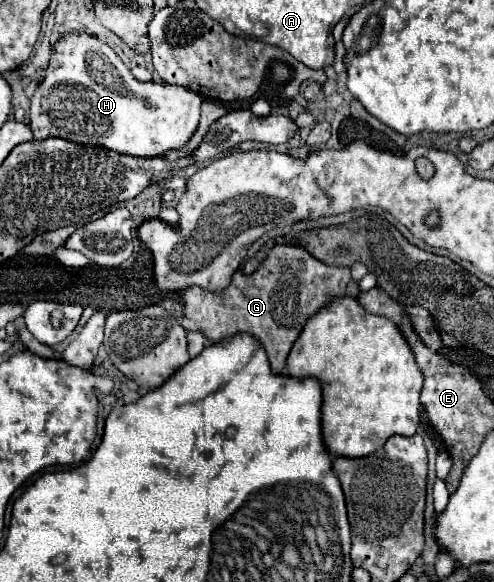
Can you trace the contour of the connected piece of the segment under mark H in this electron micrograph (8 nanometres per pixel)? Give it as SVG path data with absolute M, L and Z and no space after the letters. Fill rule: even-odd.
M64 33L52 45L46 77L30 101L34 139L62 137L136 157L156 157L168 149L180 149L196 131L202 103L200 95L190 89L138 81L112 47L88 33Z

